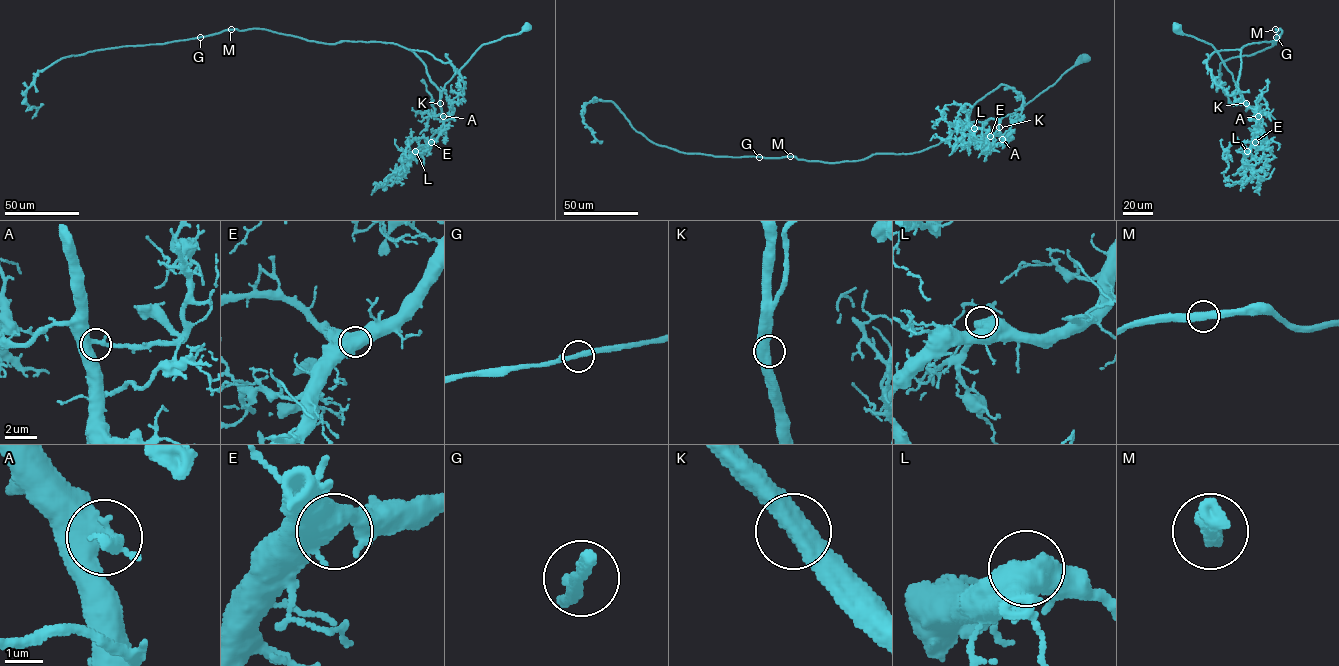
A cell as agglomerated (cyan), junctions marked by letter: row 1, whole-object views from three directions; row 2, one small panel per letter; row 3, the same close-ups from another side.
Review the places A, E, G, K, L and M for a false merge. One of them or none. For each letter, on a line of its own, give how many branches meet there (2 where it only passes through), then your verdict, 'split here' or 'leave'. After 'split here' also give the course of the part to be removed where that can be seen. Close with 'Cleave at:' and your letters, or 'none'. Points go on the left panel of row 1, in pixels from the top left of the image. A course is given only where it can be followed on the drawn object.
A: 2 | leave
E: 2 | leave
G: 2 | leave
K: 2 | leave
L: 2 | leave
M: 2 | leave
Cleave at: none

